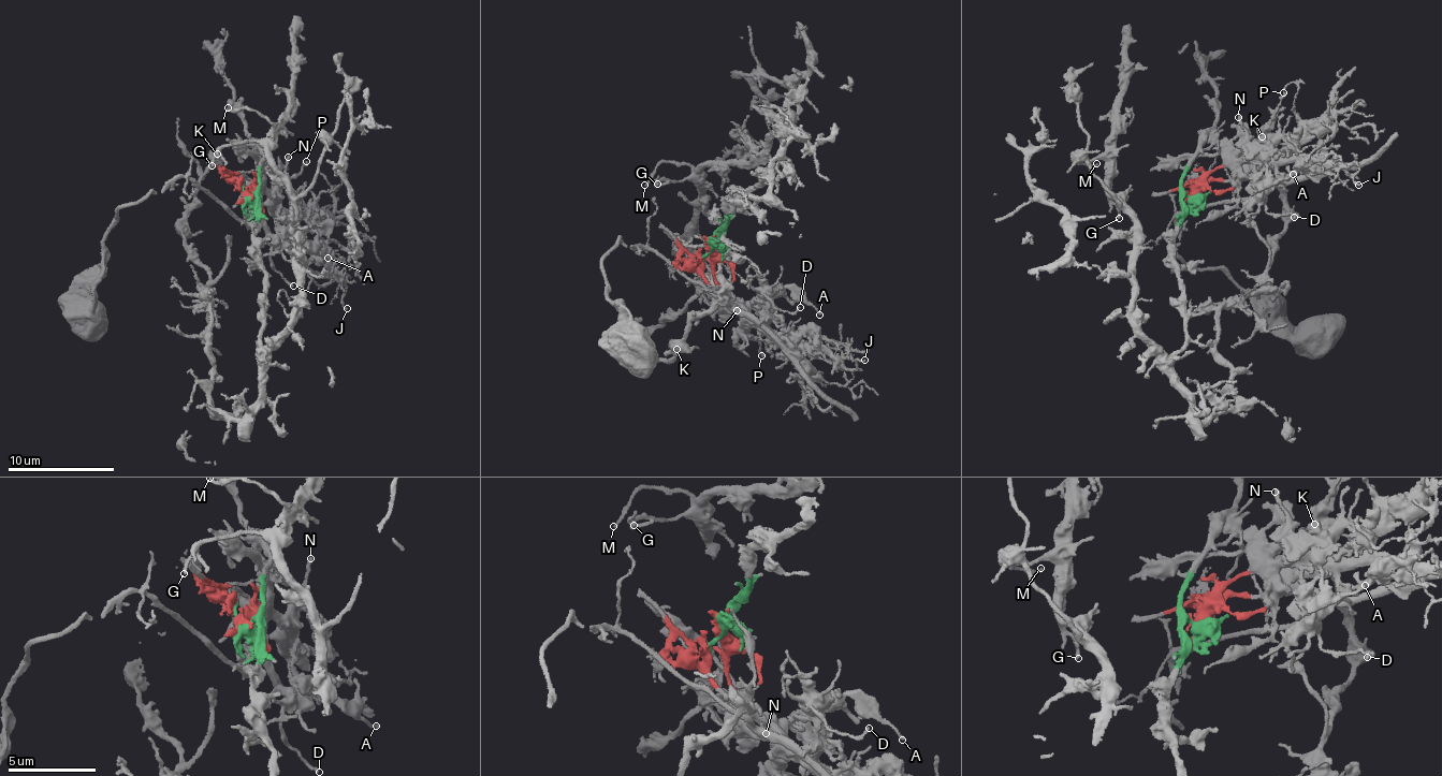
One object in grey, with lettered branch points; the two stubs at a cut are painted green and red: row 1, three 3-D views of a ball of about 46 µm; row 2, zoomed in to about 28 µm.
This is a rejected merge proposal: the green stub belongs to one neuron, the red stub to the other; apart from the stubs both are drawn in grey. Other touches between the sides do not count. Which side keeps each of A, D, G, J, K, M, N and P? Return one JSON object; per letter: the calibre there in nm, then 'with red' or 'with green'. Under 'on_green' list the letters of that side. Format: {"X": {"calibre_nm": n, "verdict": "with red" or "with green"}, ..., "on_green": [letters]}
{"A": {"calibre_nm": 100, "verdict": "with red"}, "D": {"calibre_nm": 170, "verdict": "with red"}, "G": {"calibre_nm": 150, "verdict": "with green"}, "J": {"calibre_nm": 150, "verdict": "with red"}, "K": {"calibre_nm": 500, "verdict": "with green"}, "M": {"calibre_nm": 140, "verdict": "with green"}, "N": {"calibre_nm": 200, "verdict": "with red"}, "P": {"calibre_nm": 150, "verdict": "with red"}, "on_green": ["G", "K", "M"]}

